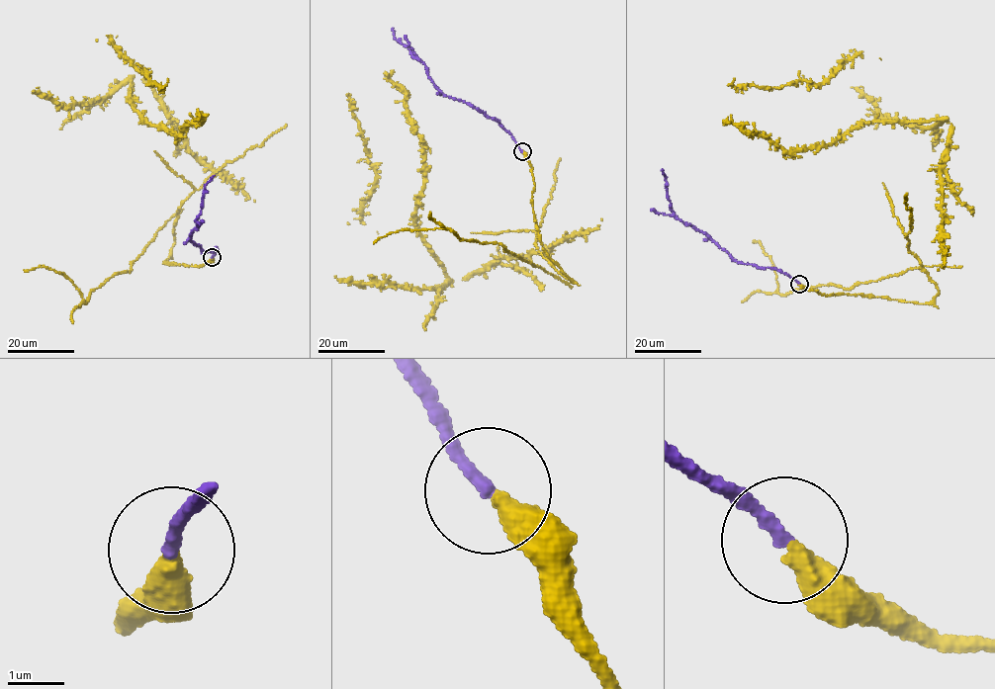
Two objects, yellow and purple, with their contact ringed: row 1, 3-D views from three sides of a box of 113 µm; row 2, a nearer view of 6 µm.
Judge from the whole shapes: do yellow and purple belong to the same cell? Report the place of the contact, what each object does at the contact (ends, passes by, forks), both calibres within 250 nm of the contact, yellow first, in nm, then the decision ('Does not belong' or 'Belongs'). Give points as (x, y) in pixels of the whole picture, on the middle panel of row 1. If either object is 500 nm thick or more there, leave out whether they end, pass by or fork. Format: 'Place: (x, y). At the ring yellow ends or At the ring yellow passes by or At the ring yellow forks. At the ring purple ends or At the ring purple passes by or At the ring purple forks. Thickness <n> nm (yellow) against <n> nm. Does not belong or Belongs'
Place: (522, 151). At the ring yellow ends. At the ring purple ends. Thickness 360 nm (yellow) against 240 nm. Belongs

